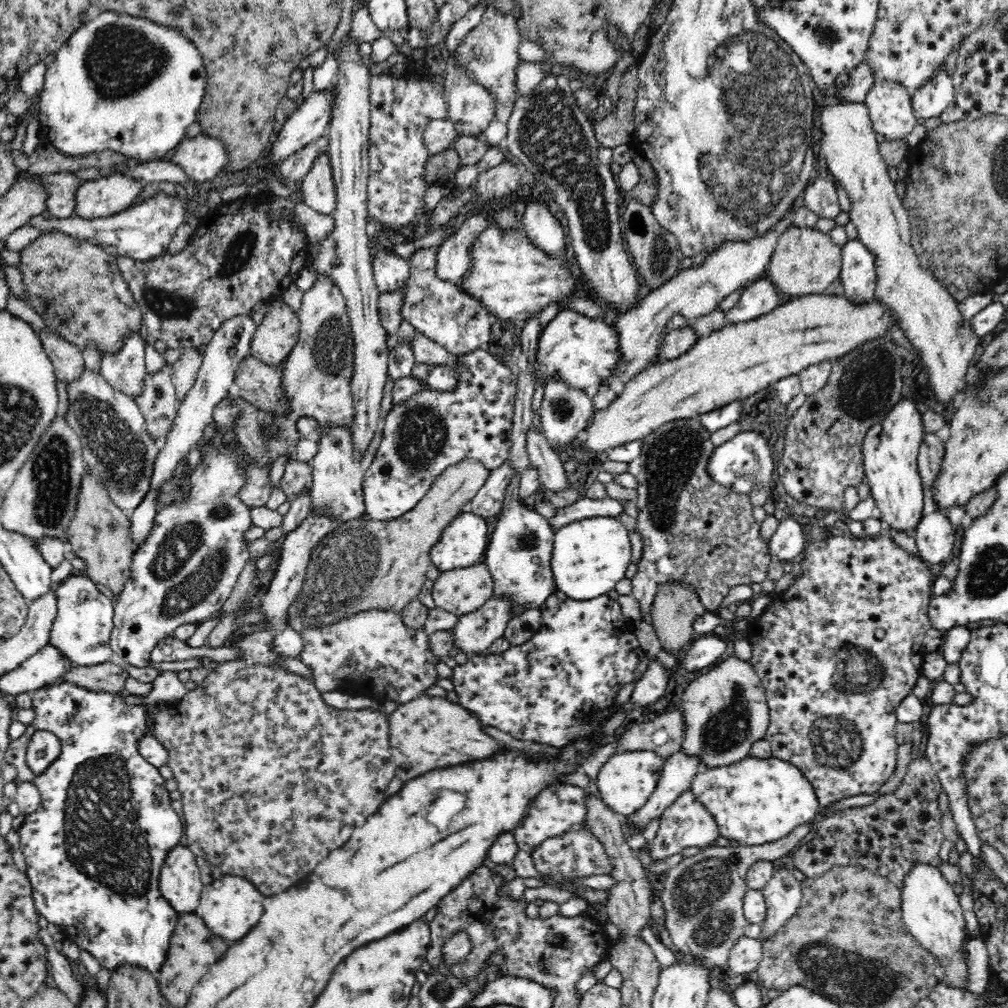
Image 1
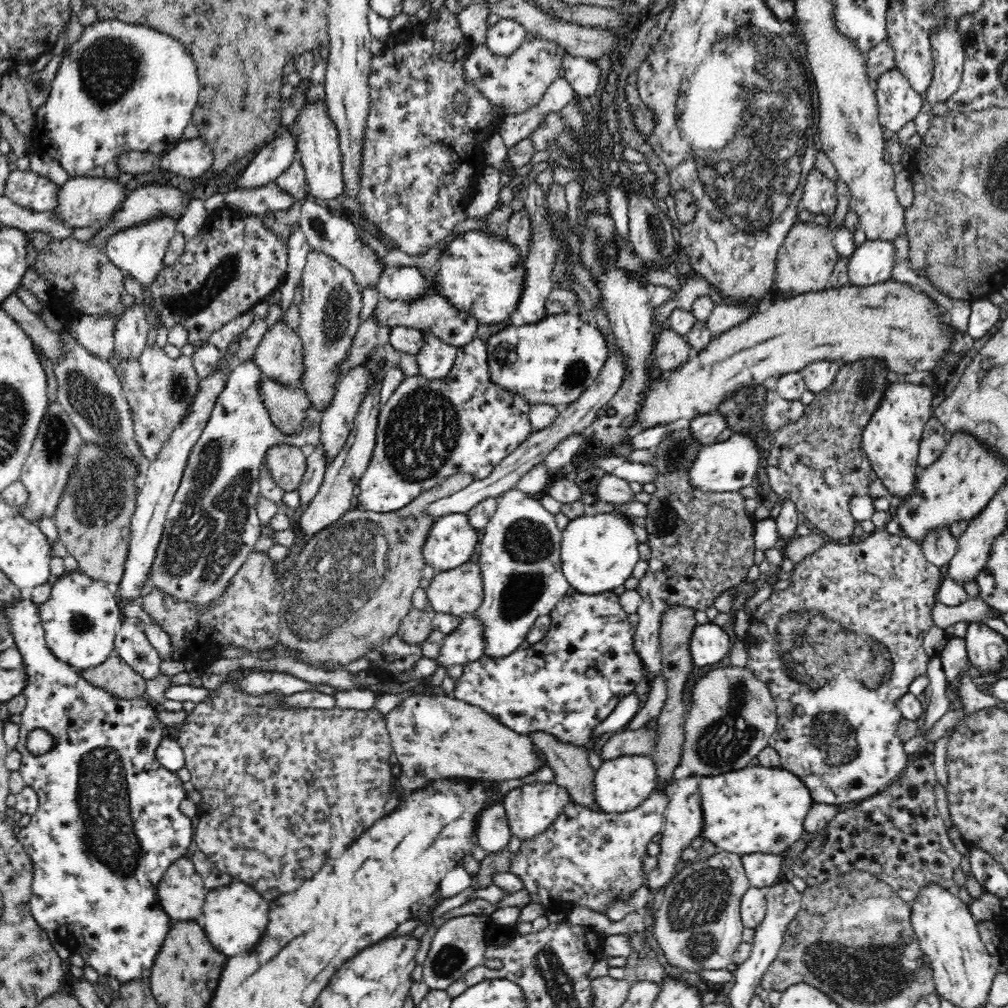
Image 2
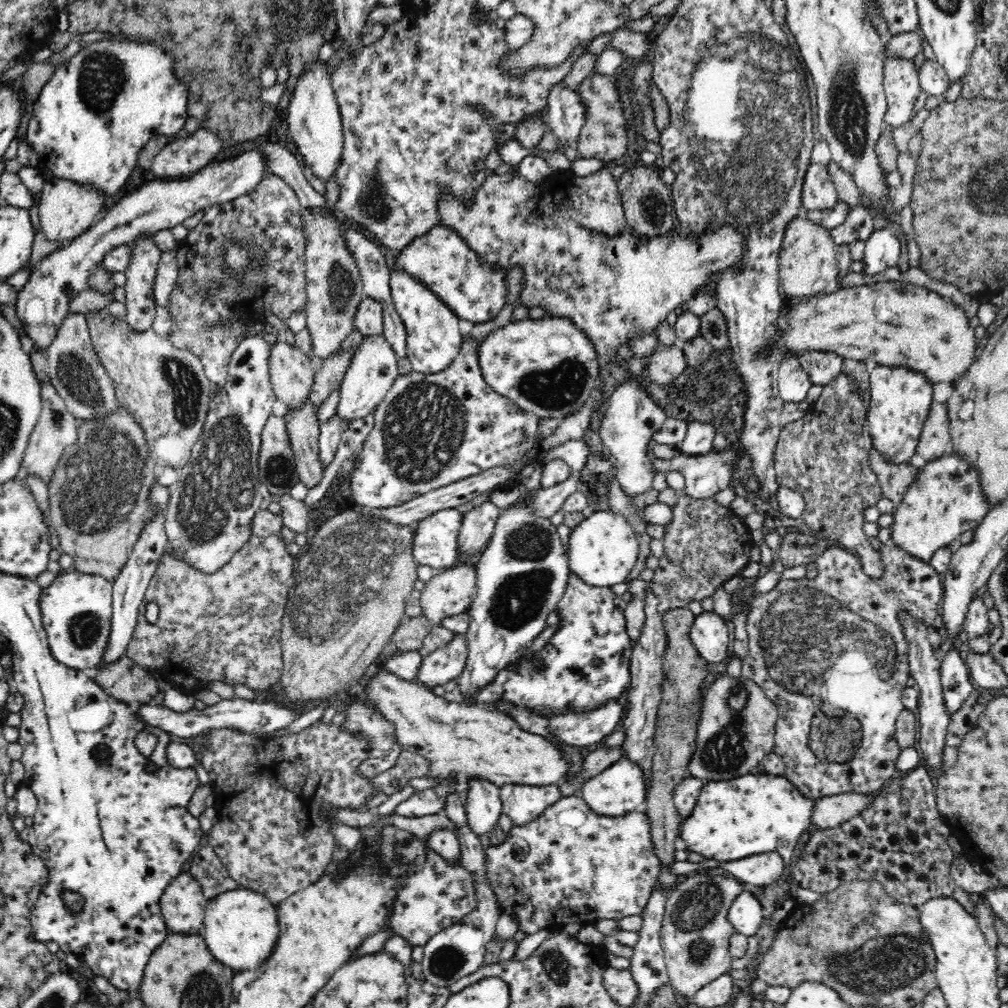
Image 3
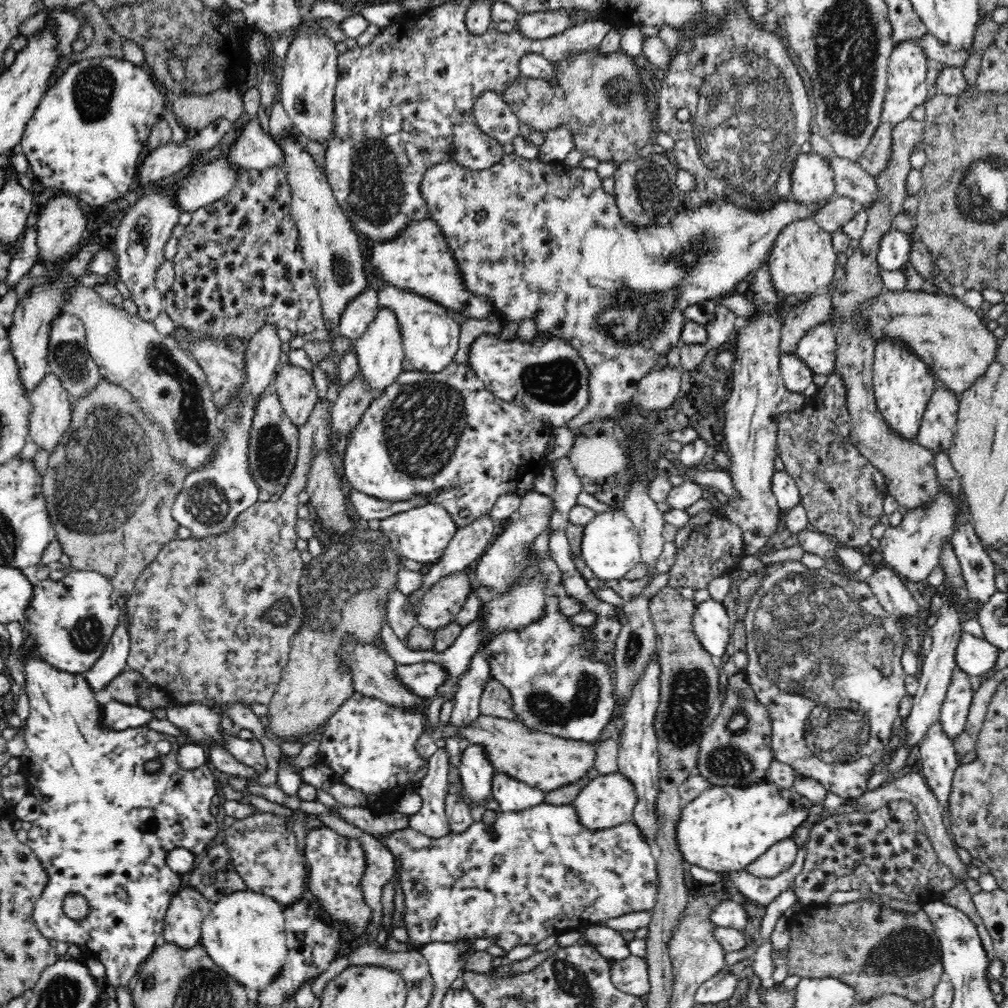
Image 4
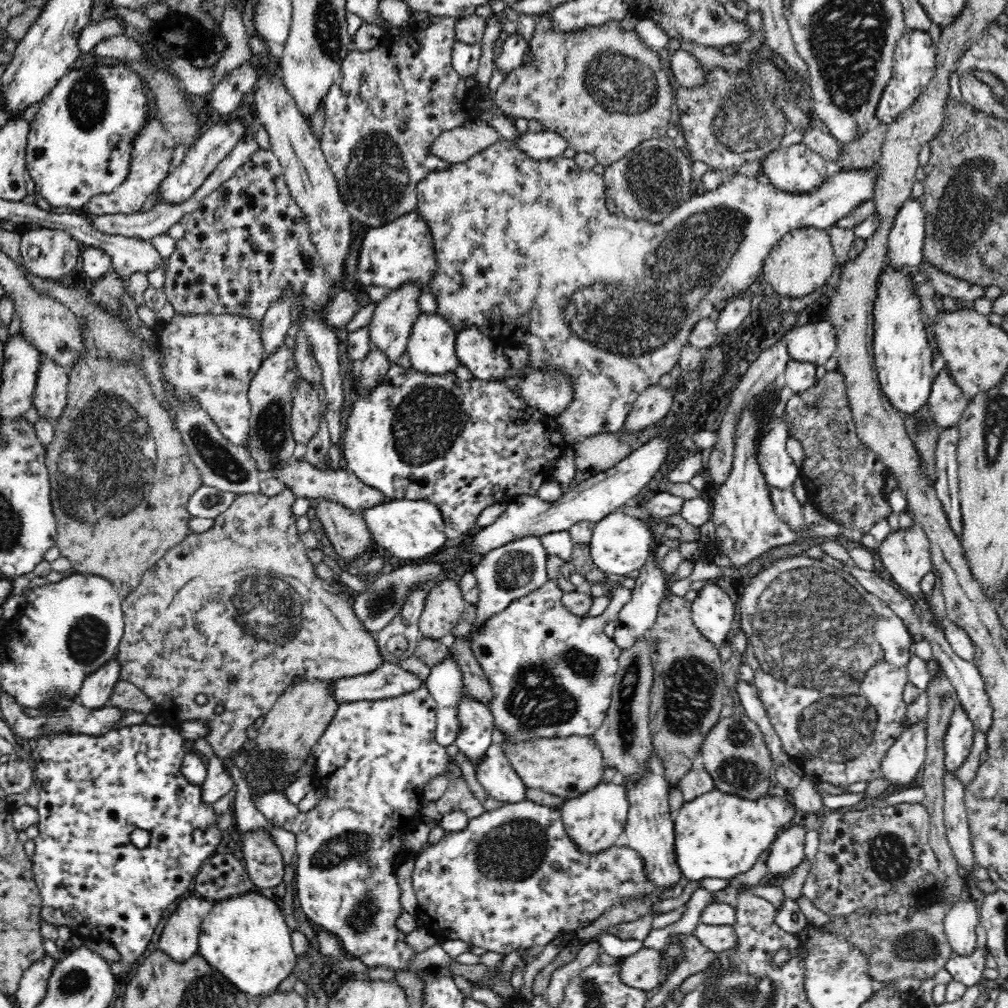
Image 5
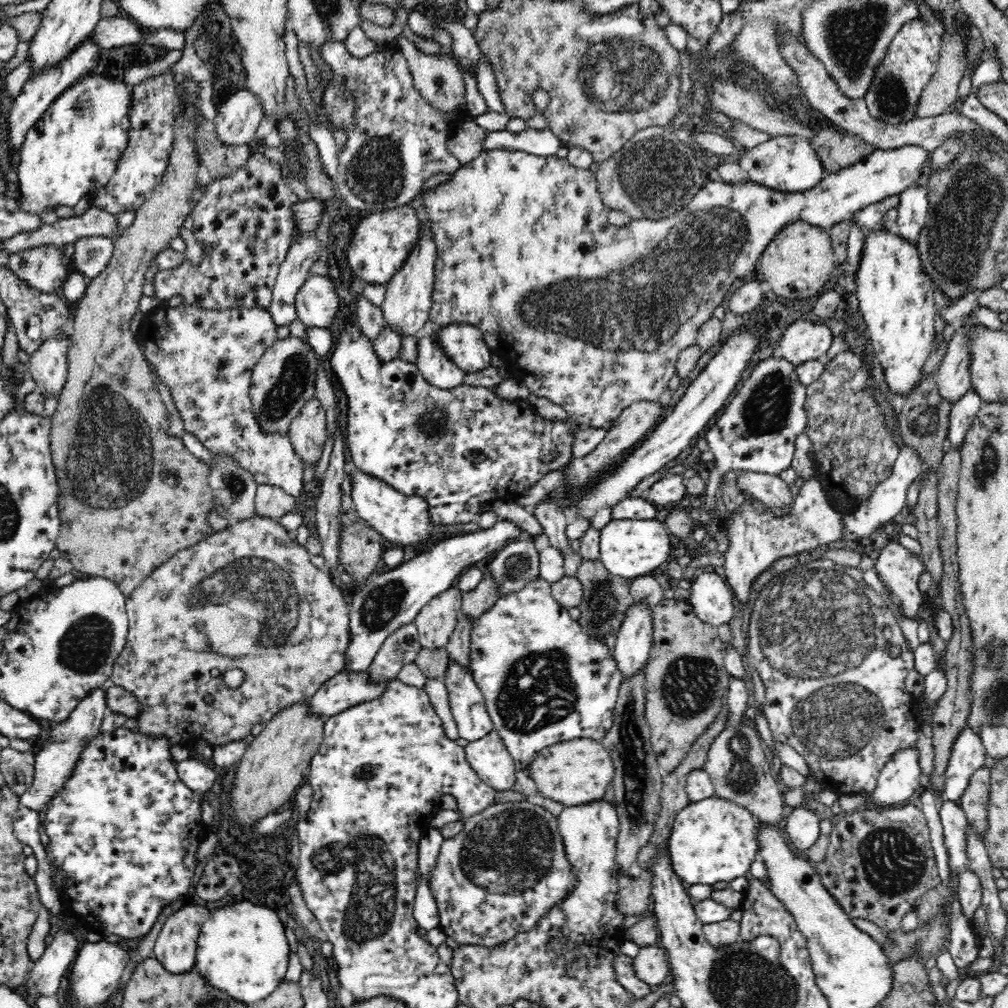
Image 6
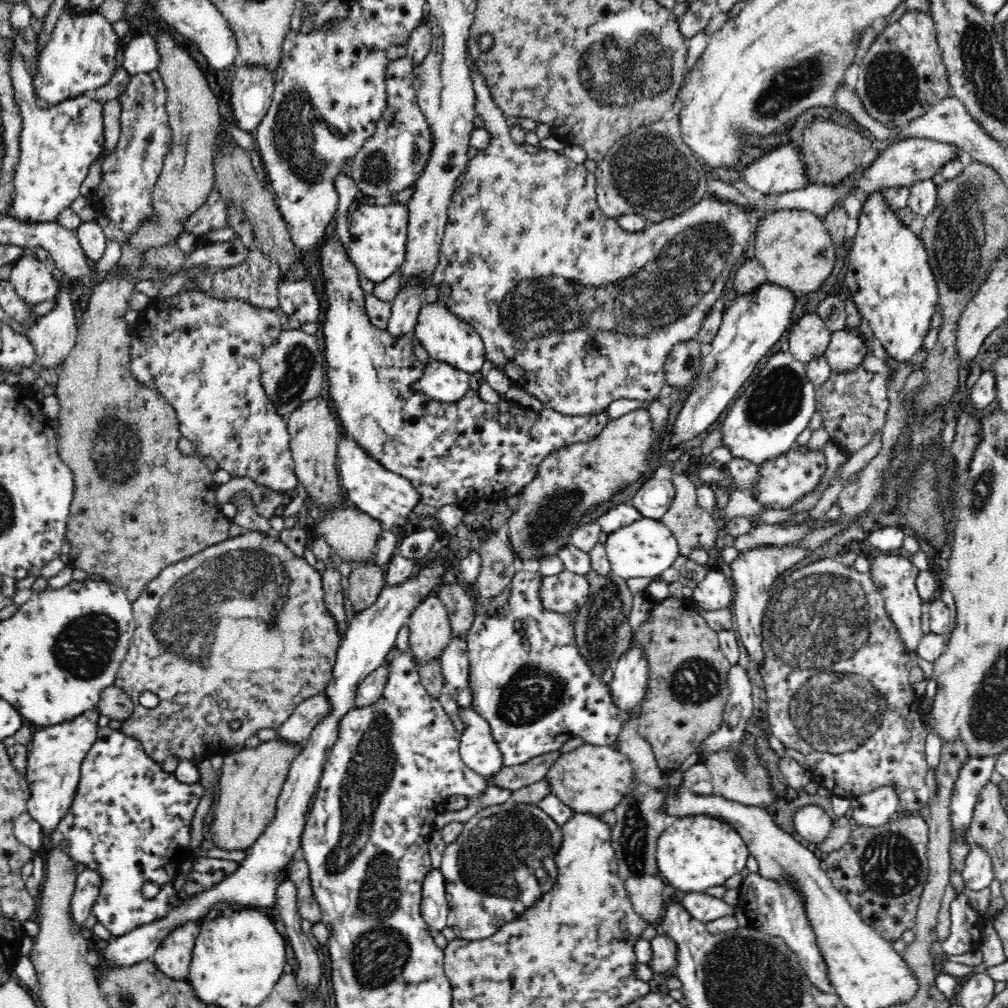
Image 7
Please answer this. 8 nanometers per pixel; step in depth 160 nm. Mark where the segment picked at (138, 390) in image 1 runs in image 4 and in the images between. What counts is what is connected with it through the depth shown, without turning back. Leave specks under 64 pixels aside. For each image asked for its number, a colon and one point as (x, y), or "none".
2: (131, 331)
3: (140, 303)
4: (141, 241)

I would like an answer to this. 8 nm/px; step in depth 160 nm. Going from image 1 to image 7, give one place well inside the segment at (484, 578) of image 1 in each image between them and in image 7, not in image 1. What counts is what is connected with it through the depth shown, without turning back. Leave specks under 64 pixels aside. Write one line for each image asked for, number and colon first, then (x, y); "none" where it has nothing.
2: (459, 591)
3: (451, 591)
4: (438, 608)
5: (445, 604)
6: (435, 623)
7: (429, 627)

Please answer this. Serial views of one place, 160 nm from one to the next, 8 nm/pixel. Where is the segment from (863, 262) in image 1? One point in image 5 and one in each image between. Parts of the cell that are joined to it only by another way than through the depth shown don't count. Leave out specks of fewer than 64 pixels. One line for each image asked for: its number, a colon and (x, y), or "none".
2: (872, 262)
3: (883, 249)
4: (894, 249)
5: (905, 244)

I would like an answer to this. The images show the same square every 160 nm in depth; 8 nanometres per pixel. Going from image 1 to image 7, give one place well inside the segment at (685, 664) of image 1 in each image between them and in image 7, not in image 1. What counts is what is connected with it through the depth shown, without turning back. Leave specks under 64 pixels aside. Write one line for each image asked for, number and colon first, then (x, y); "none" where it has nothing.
2: (709, 644)
3: (709, 634)
4: (711, 625)
5: (713, 613)
6: (712, 599)
7: (714, 592)

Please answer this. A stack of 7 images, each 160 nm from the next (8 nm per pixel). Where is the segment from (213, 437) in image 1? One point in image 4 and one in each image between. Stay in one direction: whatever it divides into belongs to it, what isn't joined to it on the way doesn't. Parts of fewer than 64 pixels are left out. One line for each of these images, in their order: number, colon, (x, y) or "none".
2: (329, 309)
3: (334, 290)
4: (330, 247)

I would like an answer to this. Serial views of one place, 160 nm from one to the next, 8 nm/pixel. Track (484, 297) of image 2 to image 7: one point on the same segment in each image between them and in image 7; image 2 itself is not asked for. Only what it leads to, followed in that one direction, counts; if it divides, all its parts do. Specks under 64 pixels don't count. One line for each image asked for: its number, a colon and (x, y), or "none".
3: (442, 260)
4: (420, 260)
5: (399, 253)
6: (383, 240)
7: (379, 234)

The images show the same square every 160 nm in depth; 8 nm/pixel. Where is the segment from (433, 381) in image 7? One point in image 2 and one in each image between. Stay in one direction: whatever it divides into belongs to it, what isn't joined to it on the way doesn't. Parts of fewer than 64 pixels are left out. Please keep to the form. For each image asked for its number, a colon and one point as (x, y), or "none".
2: (398, 283)
3: (433, 339)
4: (430, 336)
5: (431, 347)
6: (432, 361)

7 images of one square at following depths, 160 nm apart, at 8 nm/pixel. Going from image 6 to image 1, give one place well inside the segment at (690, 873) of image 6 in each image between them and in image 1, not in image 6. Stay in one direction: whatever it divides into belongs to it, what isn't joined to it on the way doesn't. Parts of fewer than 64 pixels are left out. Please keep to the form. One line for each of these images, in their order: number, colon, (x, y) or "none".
1: (755, 801)
2: (758, 809)
3: (758, 813)
4: (725, 829)
5: (718, 835)

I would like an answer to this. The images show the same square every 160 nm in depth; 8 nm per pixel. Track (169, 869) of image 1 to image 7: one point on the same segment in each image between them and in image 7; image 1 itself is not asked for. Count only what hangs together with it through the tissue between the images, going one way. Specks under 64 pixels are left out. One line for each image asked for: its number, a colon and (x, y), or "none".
2: (181, 891)
3: (182, 903)
4: (182, 922)
5: (179, 939)
6: (175, 947)
7: (173, 956)

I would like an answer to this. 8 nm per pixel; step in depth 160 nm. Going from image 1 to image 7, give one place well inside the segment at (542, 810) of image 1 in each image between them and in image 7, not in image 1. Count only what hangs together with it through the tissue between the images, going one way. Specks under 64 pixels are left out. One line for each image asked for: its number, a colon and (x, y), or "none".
2: (531, 809)
3: (522, 803)
4: (512, 795)
5: (497, 776)
6: (489, 757)
7: (479, 751)

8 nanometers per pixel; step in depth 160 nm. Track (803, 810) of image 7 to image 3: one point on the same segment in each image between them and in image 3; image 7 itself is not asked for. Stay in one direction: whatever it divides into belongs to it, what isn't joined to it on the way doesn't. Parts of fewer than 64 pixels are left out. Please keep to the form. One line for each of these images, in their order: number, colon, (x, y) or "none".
3: (761, 870)
4: (779, 857)
5: (786, 852)
6: (802, 829)

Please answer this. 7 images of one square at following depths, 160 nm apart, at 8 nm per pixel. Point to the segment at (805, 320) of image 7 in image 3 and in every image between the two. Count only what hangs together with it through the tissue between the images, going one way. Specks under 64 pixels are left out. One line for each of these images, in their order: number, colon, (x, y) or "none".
3: (822, 367)
4: (817, 348)
5: (815, 343)
6: (802, 340)

